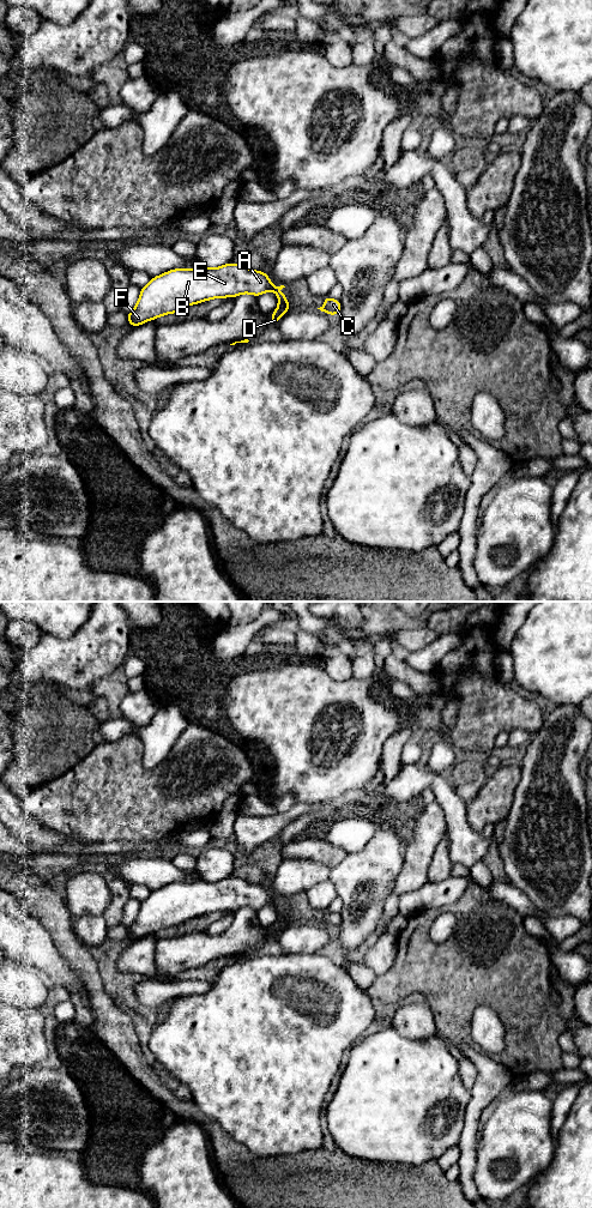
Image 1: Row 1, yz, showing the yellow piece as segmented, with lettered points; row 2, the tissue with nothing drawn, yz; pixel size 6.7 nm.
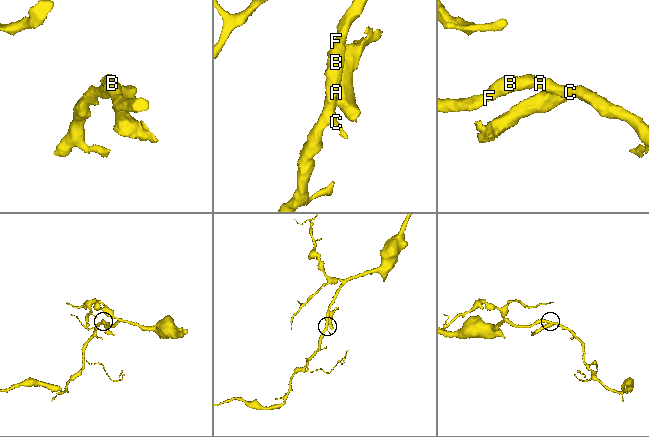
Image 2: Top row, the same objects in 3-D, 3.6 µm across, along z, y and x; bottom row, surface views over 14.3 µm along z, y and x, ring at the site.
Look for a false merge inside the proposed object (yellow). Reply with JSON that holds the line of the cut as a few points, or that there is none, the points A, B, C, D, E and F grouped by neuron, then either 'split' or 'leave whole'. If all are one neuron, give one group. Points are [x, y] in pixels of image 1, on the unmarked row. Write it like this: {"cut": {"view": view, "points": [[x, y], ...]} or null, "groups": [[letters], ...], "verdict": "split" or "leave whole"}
{"cut": {"view": "yz", "points": [[279, 914], [288, 917]]}, "groups": [["A", "B", "C", "E", "F"], ["D"]], "verdict": "split"}

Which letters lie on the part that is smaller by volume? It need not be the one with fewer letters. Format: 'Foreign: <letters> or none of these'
Foreign: D

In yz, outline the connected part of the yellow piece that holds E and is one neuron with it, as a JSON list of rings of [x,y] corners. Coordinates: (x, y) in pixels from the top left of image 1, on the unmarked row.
[[[228,876],[217,882],[174,882],[141,901],[137,919],[127,926],[127,935],[137,941],[162,929],[213,912],[237,911],[252,907],[259,911],[273,905],[279,916],[289,917],[286,907],[278,907],[284,899],[276,900],[268,888],[238,877]]]

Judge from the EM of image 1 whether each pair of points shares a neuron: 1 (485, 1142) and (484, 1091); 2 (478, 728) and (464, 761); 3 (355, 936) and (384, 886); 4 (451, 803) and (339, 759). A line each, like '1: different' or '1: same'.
1: different
2: different
3: same
4: different

